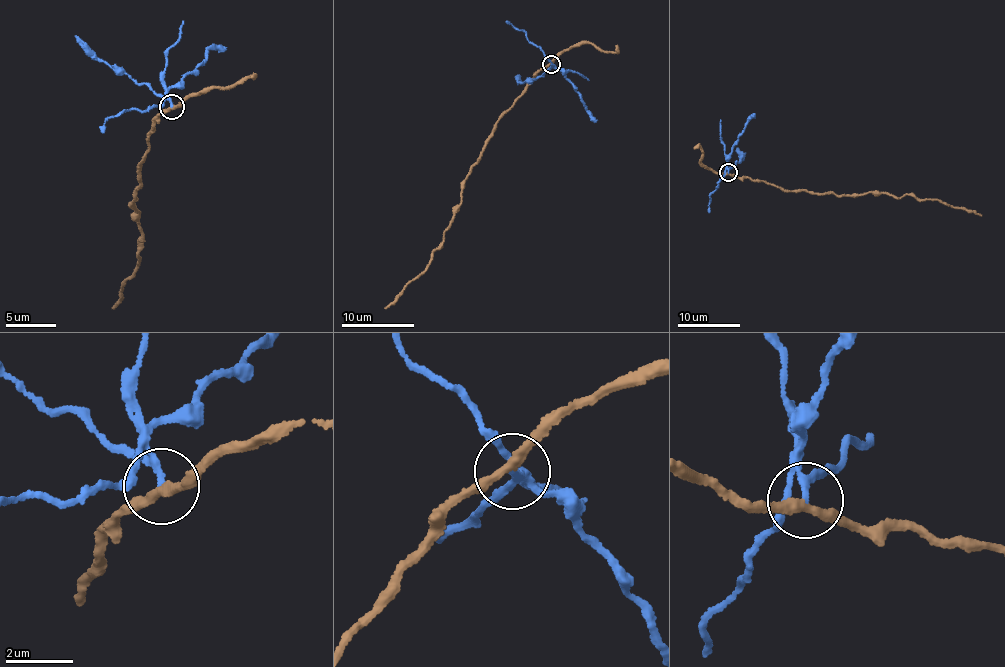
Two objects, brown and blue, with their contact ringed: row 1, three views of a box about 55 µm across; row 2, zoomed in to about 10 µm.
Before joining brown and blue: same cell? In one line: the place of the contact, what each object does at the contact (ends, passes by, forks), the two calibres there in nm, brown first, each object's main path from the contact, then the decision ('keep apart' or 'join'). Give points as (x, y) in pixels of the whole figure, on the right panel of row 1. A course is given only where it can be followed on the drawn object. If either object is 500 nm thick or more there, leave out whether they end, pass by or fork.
(728, 172) | brown passes by | blue passes by | 240/140 nm | brown via (729, 173), (795, 190), (850, 196), (871, 192), (900, 197), (911, 194), (982, 215) | blue via (729, 173), (737, 162), (744, 159), (737, 148) | keep apart

